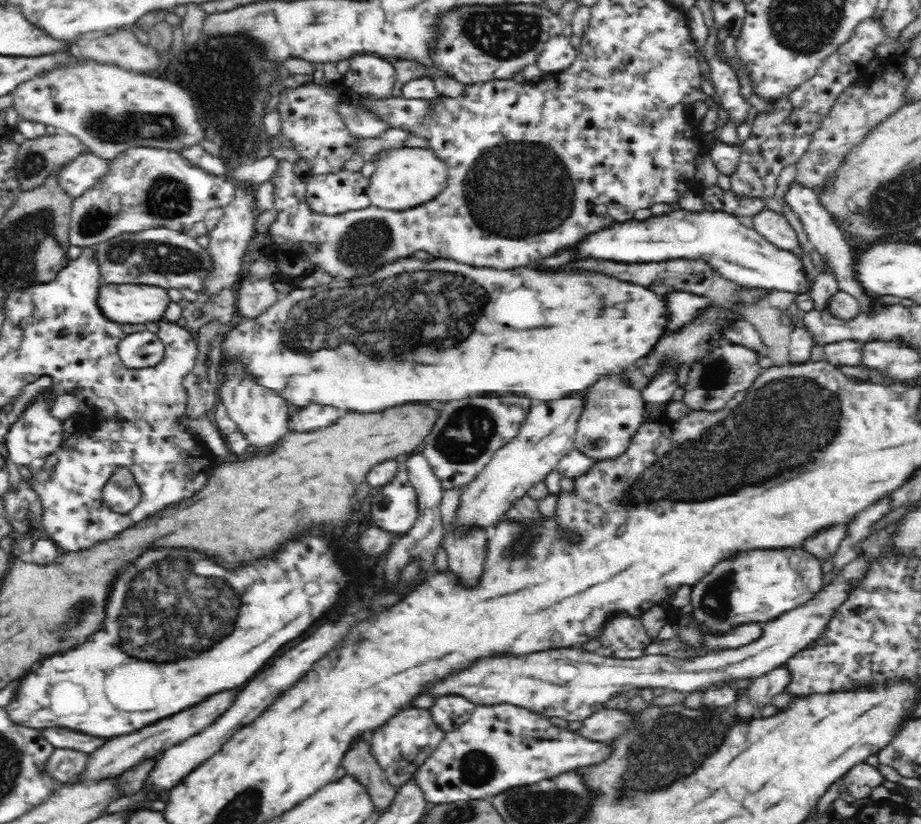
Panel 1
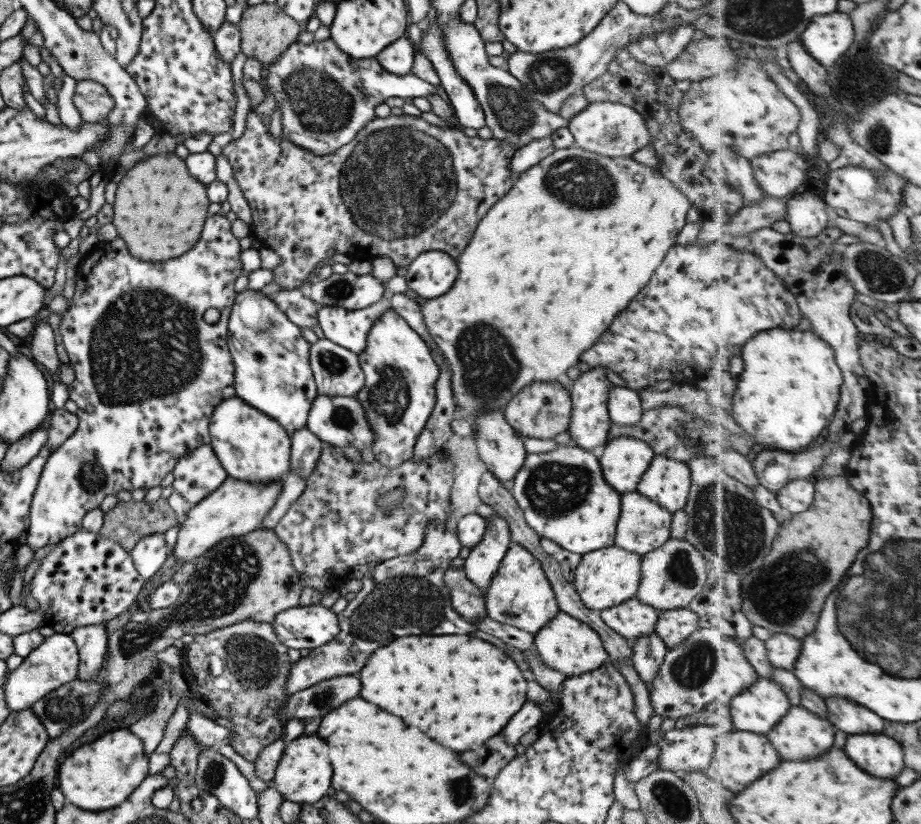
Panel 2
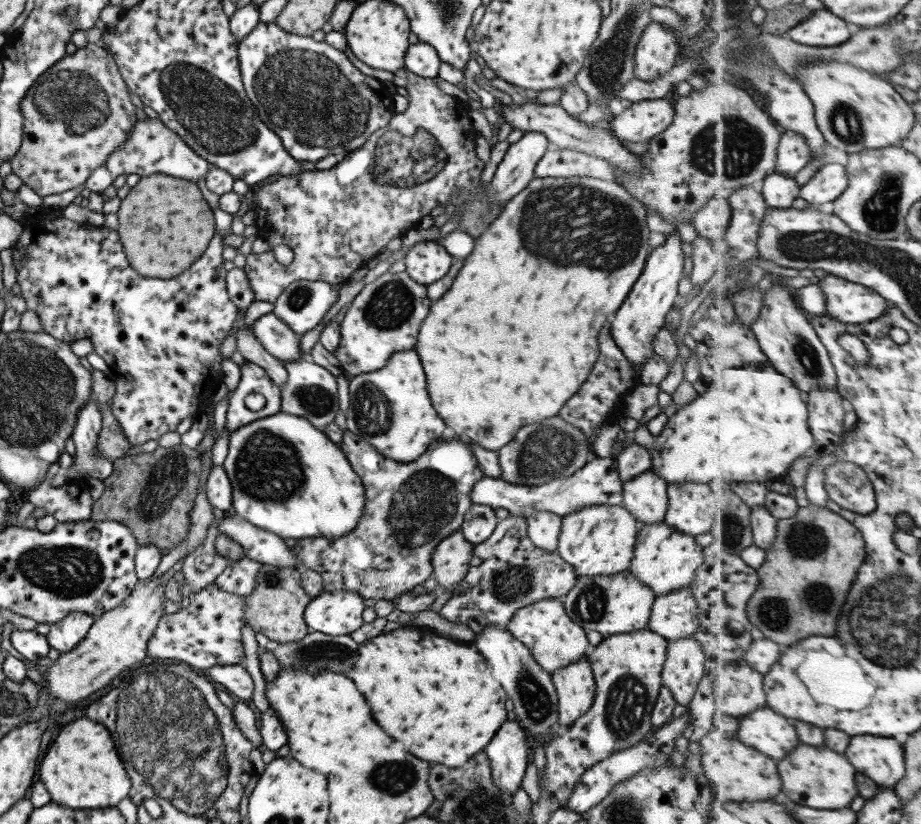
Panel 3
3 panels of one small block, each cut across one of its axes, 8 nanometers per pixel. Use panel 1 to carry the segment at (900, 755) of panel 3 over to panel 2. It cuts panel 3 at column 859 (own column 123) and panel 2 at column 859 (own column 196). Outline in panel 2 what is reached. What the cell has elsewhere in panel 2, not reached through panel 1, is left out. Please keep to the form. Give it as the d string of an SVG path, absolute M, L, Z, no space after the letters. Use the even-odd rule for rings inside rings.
M843 697L827 700L829 706L828 719L839 730L845 730L847 734L865 734L865 732L883 732L887 720L883 720L873 710L845 700Z

